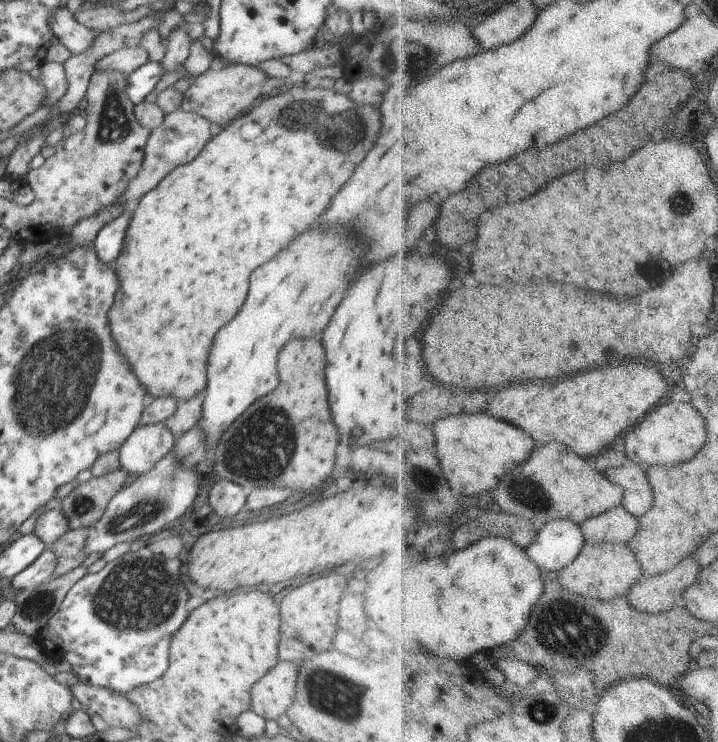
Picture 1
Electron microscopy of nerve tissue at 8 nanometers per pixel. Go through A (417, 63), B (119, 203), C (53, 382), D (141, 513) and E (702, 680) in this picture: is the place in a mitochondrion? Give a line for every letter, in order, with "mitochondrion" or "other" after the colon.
A: mitochondrion
B: other
C: mitochondrion
D: mitochondrion
E: other

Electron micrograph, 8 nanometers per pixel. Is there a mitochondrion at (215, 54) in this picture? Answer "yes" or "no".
no

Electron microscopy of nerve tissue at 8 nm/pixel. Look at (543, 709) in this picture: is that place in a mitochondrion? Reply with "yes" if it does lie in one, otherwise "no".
yes

